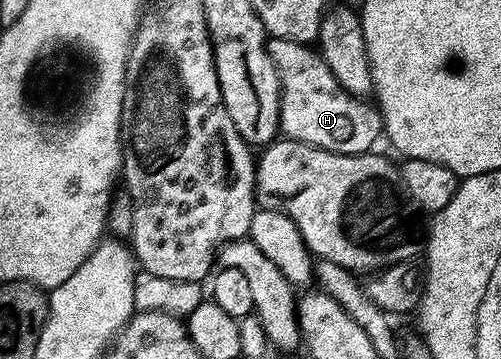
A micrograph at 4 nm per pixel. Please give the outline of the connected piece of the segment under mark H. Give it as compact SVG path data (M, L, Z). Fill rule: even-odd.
M267 39L268 55L280 77L280 129L285 139L305 142L335 154L367 154L379 138L382 138L380 111L371 101L355 98L330 72L324 58L311 45L294 40Z

